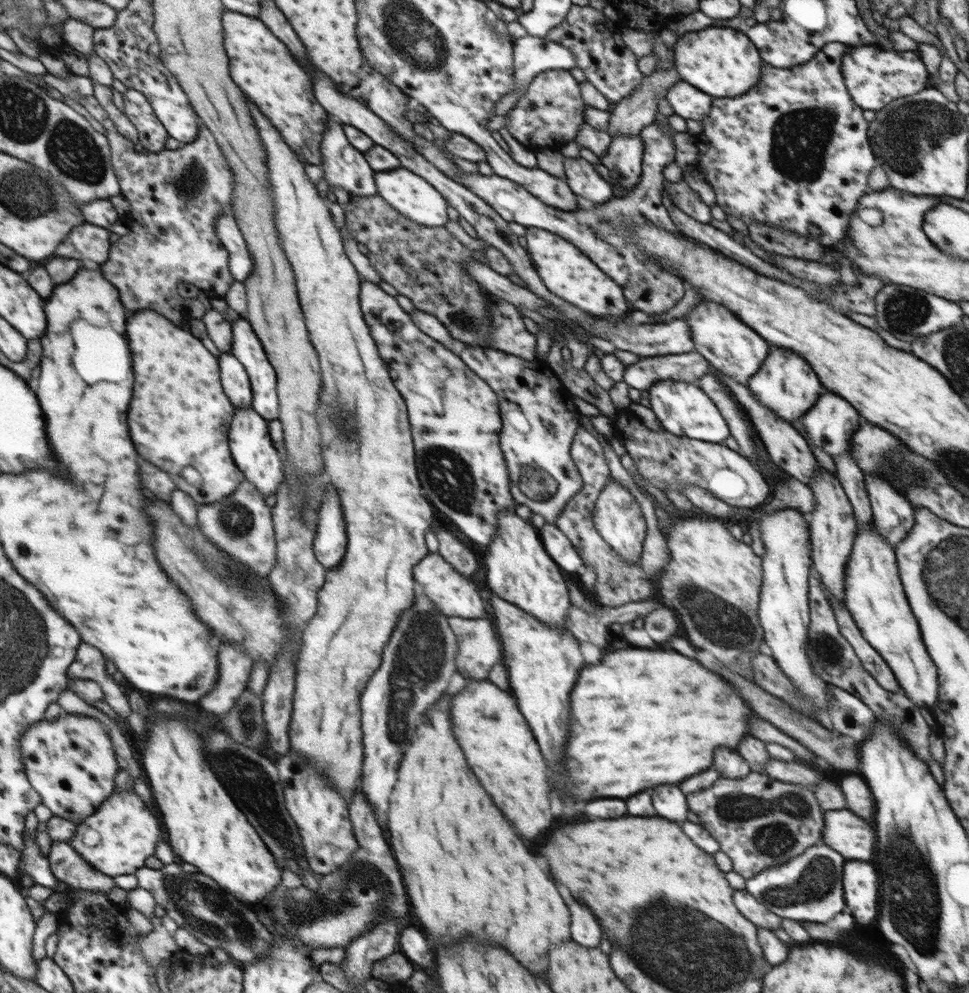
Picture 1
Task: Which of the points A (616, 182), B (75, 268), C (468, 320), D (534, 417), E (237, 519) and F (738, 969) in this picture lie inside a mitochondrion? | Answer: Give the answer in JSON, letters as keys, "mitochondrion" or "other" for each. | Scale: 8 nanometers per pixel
{"A":"other","B":"other","C":"mitochondrion","D":"other","E":"mitochondrion","F":"mitochondrion"}

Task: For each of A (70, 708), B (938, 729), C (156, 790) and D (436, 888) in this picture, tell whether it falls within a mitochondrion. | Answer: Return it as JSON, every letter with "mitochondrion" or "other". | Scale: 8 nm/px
{"A":"other","B":"other","C":"other","D":"other"}

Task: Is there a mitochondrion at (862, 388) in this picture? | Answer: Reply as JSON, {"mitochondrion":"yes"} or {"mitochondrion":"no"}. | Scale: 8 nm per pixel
{"mitochondrion":"no"}

